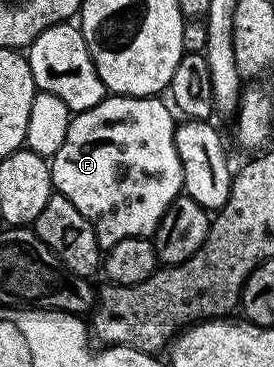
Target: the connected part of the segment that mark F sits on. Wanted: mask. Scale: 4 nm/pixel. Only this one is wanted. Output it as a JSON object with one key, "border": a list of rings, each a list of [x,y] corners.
{"border":[[[105,96],[102,103],[84,113],[75,114],[69,120],[66,139],[50,158],[55,192],[70,199],[70,203],[74,203],[74,207],[86,215],[102,247],[110,247],[127,237],[151,238],[170,203],[181,196],[184,172],[176,150],[177,122],[172,121],[173,110],[160,100],[159,96]]]}

